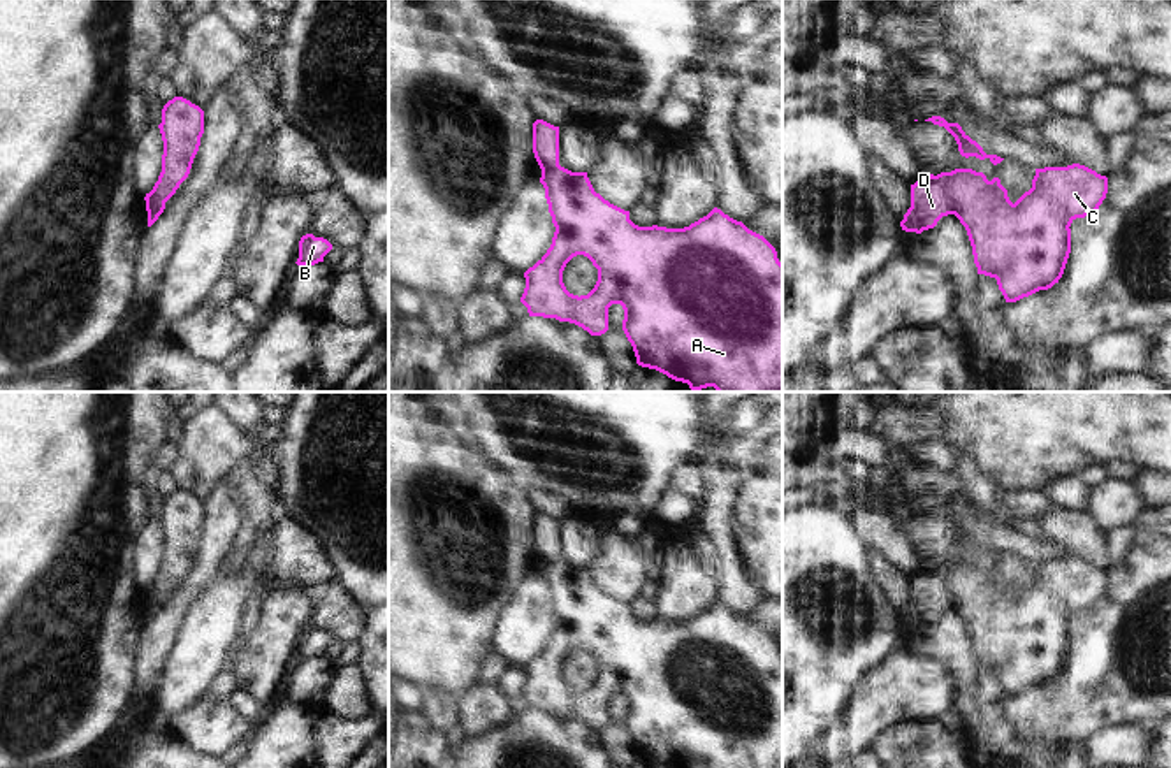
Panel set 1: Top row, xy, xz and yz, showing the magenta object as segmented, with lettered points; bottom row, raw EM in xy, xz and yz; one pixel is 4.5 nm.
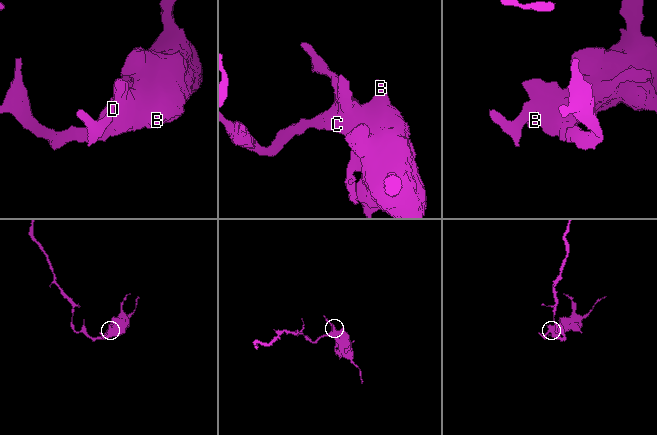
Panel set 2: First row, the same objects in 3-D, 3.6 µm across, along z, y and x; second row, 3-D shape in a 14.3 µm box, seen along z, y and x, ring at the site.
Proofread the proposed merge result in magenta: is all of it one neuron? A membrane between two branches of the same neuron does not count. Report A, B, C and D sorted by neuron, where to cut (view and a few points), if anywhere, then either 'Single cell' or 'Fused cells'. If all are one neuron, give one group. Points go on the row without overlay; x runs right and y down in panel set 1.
Groups: A B C / D. Split along yz (934, 570), (943, 579), (953, 607). Fused cells.

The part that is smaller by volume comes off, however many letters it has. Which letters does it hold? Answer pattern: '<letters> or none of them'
D.

